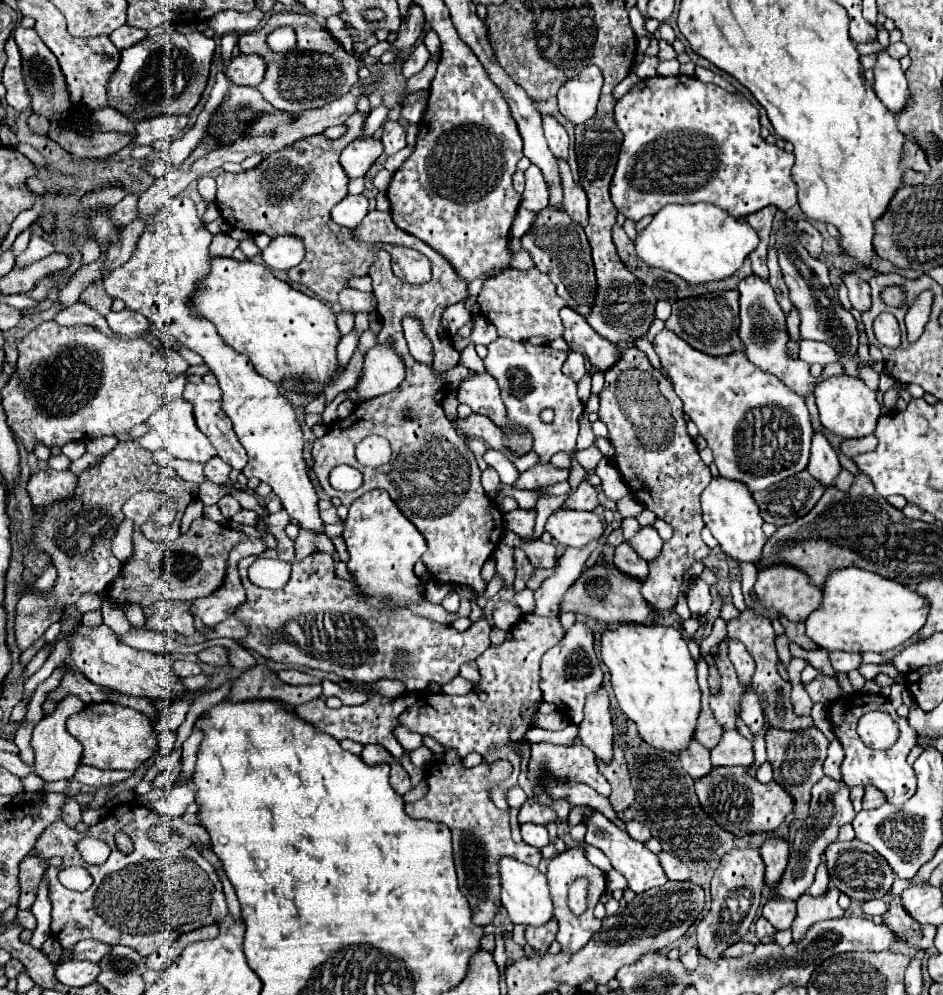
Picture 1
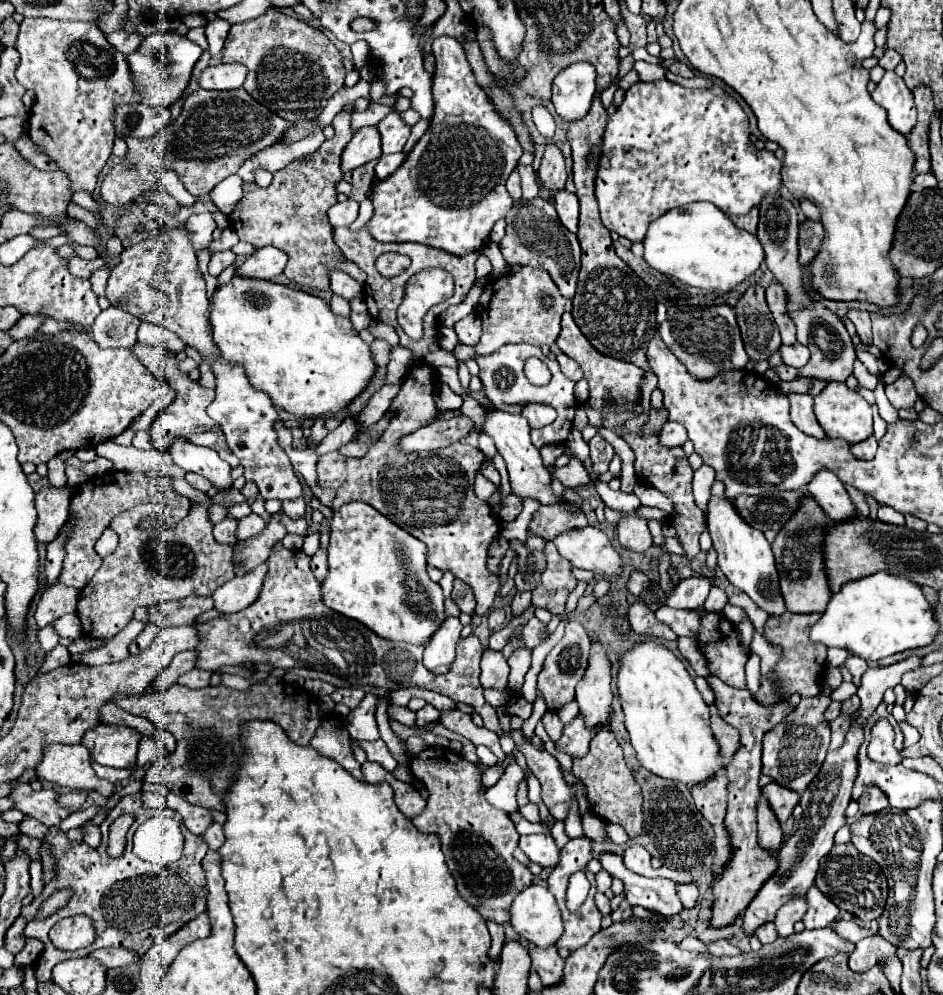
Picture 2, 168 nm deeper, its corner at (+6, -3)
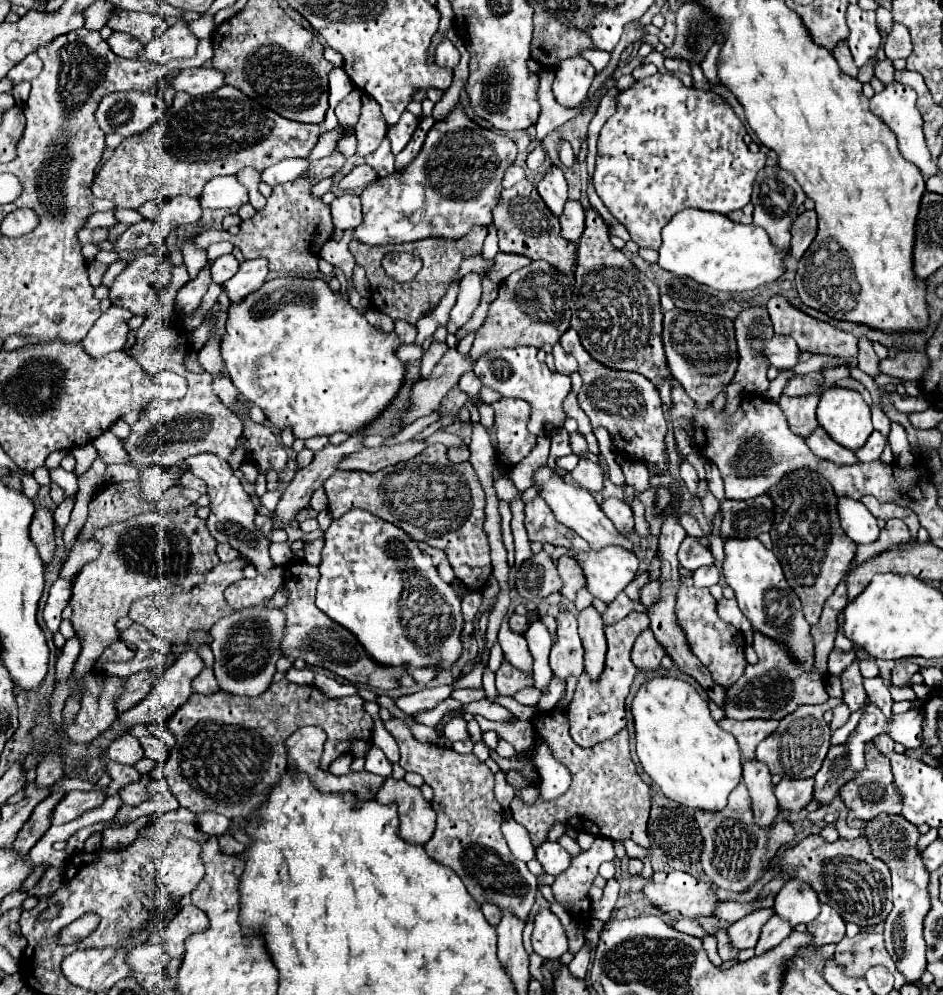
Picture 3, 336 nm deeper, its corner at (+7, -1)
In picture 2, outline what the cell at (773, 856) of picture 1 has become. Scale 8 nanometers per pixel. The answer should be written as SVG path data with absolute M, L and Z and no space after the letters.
M760 797L758 801L758 843L762 849L776 853L782 847L784 833L780 829L780 823L774 819L774 813L770 807L766 807L766 799Z

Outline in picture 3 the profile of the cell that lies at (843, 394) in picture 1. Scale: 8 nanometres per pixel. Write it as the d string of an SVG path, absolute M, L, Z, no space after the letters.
M827 389L817 407L817 421L833 441L851 451L863 447L873 433L871 411L853 389Z

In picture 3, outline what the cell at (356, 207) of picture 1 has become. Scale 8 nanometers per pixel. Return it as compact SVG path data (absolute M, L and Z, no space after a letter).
M345 193L339 195L331 203L331 219L337 229L355 229L363 221L361 213L361 199L355 193Z

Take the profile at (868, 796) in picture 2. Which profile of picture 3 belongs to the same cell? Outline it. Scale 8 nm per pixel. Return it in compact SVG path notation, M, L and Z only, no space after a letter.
M869 741L865 745L865 769L859 771L849 783L845 783L839 789L839 797L857 815L857 819L861 819L861 821L871 821L879 813L889 813L889 815L899 815L901 813L901 807L903 807L901 805L901 793L895 787L895 779L893 779L893 773L891 773L889 757L885 757L873 745L873 741Z

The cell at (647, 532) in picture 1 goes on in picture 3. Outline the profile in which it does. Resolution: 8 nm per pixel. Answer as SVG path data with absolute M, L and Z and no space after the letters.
M607 497L599 503L599 507L613 521L613 525L619 533L627 535L633 531L633 511L625 501L621 501L617 497Z

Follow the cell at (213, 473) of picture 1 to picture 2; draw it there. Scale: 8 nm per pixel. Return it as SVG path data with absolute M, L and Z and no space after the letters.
M186 473L186 481L188 481L192 487L196 487L196 489L200 489L200 491L204 491L204 493L212 487L212 483L210 483L206 477L198 475L198 473Z

